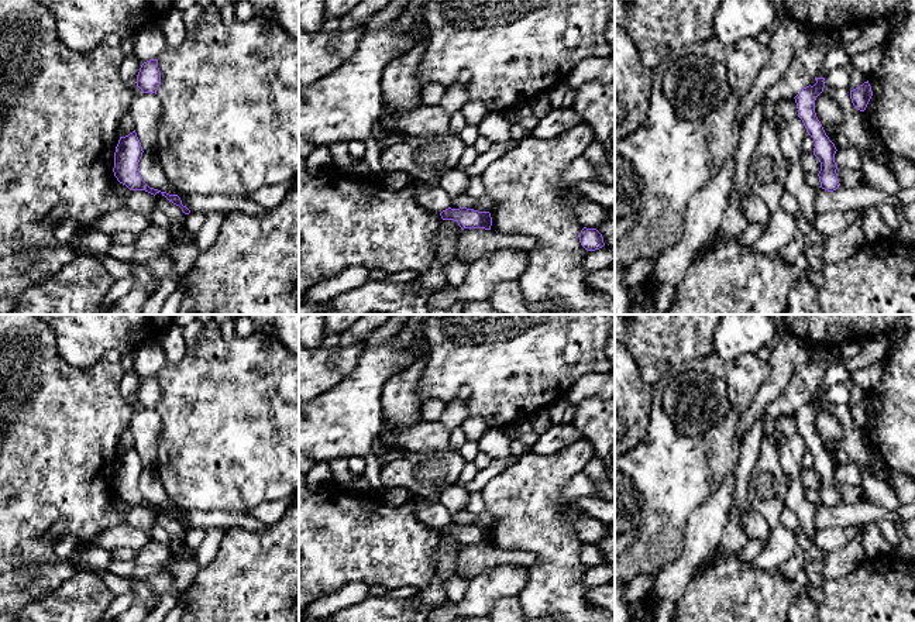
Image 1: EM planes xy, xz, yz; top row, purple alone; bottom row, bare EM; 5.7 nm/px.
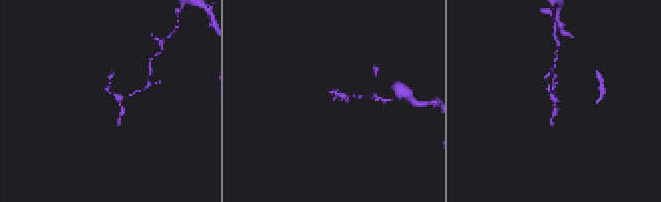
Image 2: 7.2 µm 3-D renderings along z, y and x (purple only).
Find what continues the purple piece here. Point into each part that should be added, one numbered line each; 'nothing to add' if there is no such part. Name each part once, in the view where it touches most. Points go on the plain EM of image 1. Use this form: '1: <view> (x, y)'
nothing to add

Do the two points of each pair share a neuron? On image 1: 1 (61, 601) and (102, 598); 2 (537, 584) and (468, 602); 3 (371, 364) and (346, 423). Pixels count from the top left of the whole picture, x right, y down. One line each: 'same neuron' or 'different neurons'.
1: same neuron
2: different neurons
3: same neuron

